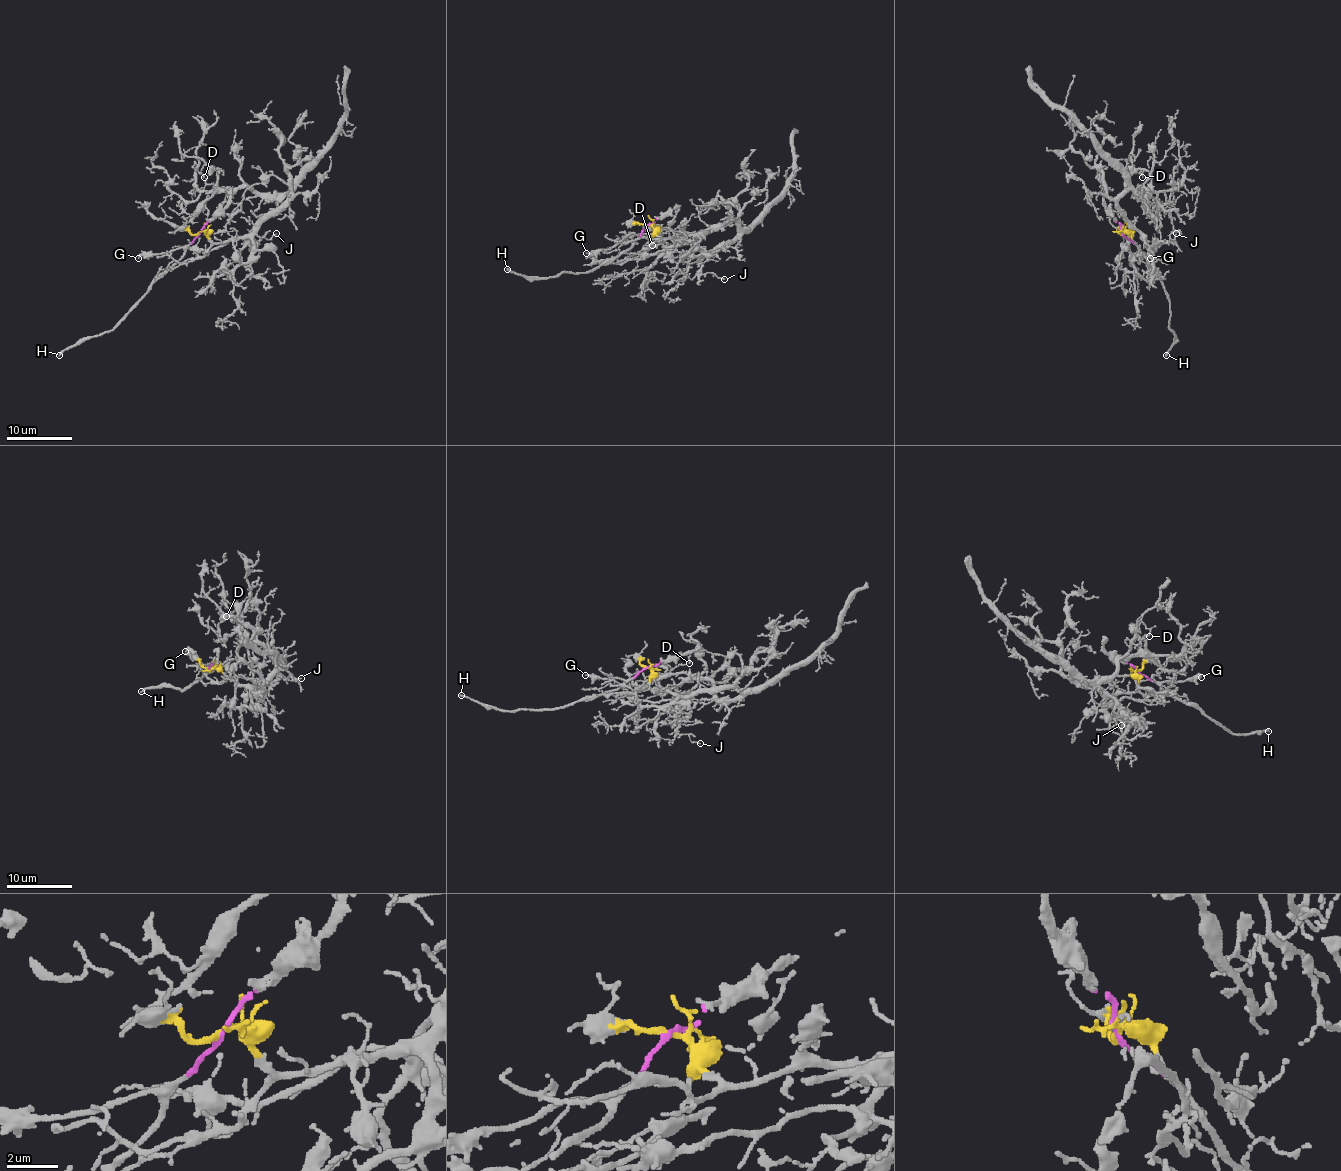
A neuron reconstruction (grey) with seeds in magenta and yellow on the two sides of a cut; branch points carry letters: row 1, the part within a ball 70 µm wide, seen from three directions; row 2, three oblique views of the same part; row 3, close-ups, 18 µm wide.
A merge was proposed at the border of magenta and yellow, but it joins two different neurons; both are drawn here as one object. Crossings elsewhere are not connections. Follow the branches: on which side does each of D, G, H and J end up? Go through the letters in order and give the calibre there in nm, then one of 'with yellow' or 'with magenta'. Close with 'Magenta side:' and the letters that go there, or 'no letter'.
D: 90 nm thick; with yellow
G: 180 nm thick; with magenta
H: 200 nm thick; with magenta
J: 80 nm thick; with yellow
Magenta side: G, H

